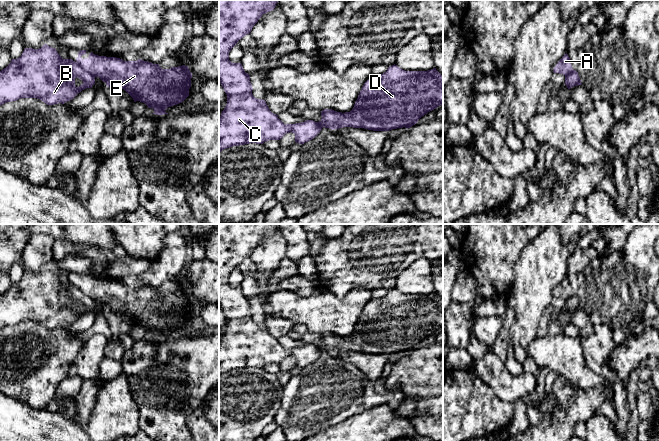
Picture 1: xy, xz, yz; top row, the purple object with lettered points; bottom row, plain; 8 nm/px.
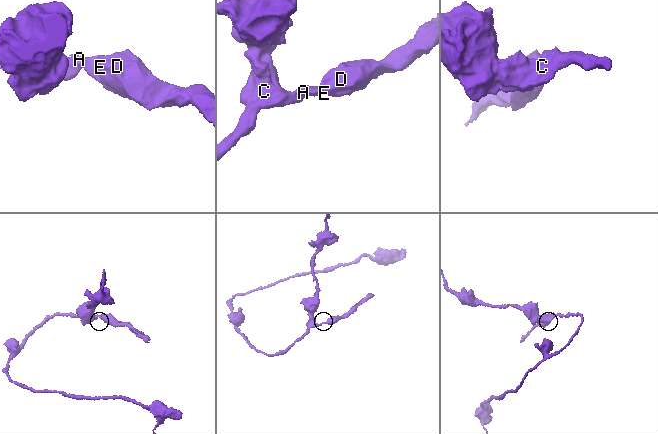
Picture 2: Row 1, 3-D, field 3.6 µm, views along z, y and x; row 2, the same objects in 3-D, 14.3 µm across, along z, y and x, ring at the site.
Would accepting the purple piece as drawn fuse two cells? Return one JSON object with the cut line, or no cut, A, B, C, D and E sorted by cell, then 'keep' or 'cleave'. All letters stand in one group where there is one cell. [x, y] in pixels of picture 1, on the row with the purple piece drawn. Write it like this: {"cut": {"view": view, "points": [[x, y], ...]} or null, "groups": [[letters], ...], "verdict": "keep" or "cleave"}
{"cut": {"view": "xy", "points": [[76, 61], [95, 76]]}, "groups": [["A", "D", "E"], ["B", "C"]], "verdict": "cleave"}

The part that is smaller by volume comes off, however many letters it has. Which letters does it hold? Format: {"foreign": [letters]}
{"foreign": ["A", "D", "E"]}

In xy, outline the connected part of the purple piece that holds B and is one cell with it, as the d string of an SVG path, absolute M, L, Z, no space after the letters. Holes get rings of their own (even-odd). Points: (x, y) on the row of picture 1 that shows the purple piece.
M47 44L39 49L25 48L19 58L12 59L10 64L0 71L0 105L20 98L37 98L47 105L64 104L82 90L92 88L94 84L94 75L72 59L63 59L55 48ZM63 65L71 72L71 77L66 82L60 79L60 69Z

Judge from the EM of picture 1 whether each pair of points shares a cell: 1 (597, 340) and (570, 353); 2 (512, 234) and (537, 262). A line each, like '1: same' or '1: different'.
1: different
2: different

